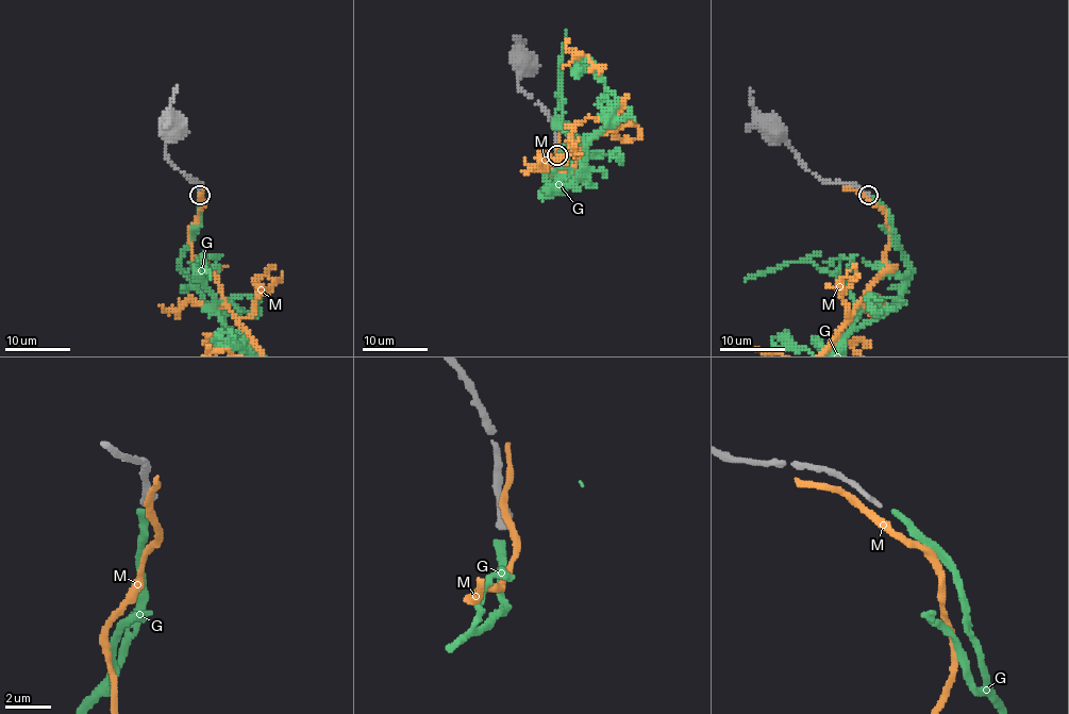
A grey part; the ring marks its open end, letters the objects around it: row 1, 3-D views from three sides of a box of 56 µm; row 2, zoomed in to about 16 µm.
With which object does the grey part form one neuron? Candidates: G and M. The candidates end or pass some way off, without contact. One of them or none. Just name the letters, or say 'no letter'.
no letter

